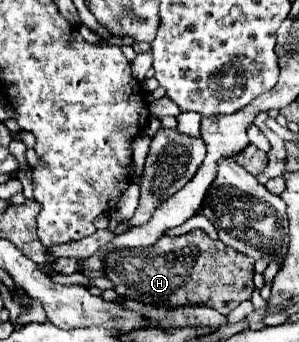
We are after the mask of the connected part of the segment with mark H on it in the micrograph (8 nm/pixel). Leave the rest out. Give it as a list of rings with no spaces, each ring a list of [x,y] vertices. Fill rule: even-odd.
[[[191,230],[185,236],[161,236],[147,248],[117,248],[103,260],[105,278],[113,282],[113,290],[125,298],[165,308],[209,304],[227,314],[243,300],[251,300],[255,260],[247,254],[213,240],[203,230]]]

